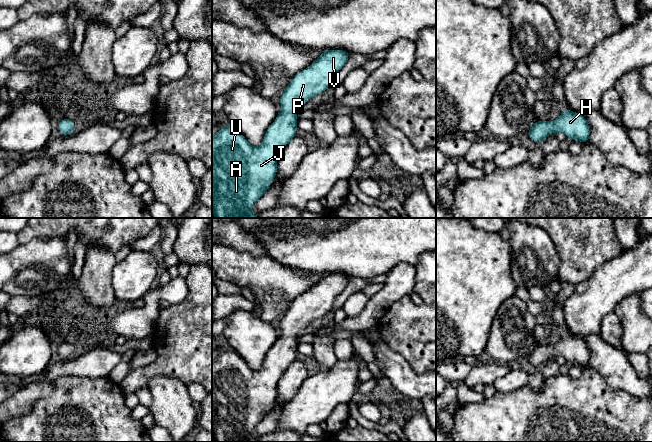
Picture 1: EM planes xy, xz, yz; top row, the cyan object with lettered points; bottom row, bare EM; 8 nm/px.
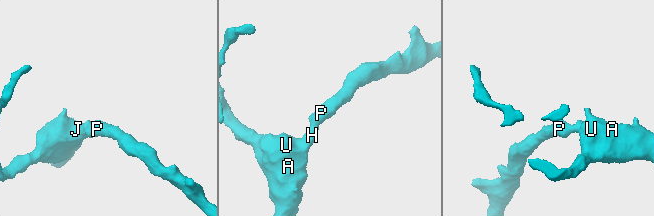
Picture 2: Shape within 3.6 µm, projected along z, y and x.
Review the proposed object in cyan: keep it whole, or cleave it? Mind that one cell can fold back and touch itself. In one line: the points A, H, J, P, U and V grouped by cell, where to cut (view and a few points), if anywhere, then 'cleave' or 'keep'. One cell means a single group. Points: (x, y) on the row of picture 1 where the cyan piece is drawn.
A H J P U V; no cut; keep

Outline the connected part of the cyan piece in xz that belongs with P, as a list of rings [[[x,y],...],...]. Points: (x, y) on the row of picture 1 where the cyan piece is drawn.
[[[326,50],[312,64],[299,71],[280,94],[282,110],[265,132],[262,143],[252,146],[232,125],[226,124],[212,136],[212,212],[215,218],[258,218],[250,208],[268,190],[277,175],[277,160],[283,148],[296,136],[299,108],[314,95],[329,89],[351,53]]]

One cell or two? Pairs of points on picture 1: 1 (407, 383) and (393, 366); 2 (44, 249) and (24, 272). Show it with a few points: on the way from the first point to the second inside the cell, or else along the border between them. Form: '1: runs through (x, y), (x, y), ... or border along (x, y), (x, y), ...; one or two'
1: runs through (404, 379), (397, 370); one
2: runs through (38, 255), (28, 266); one

